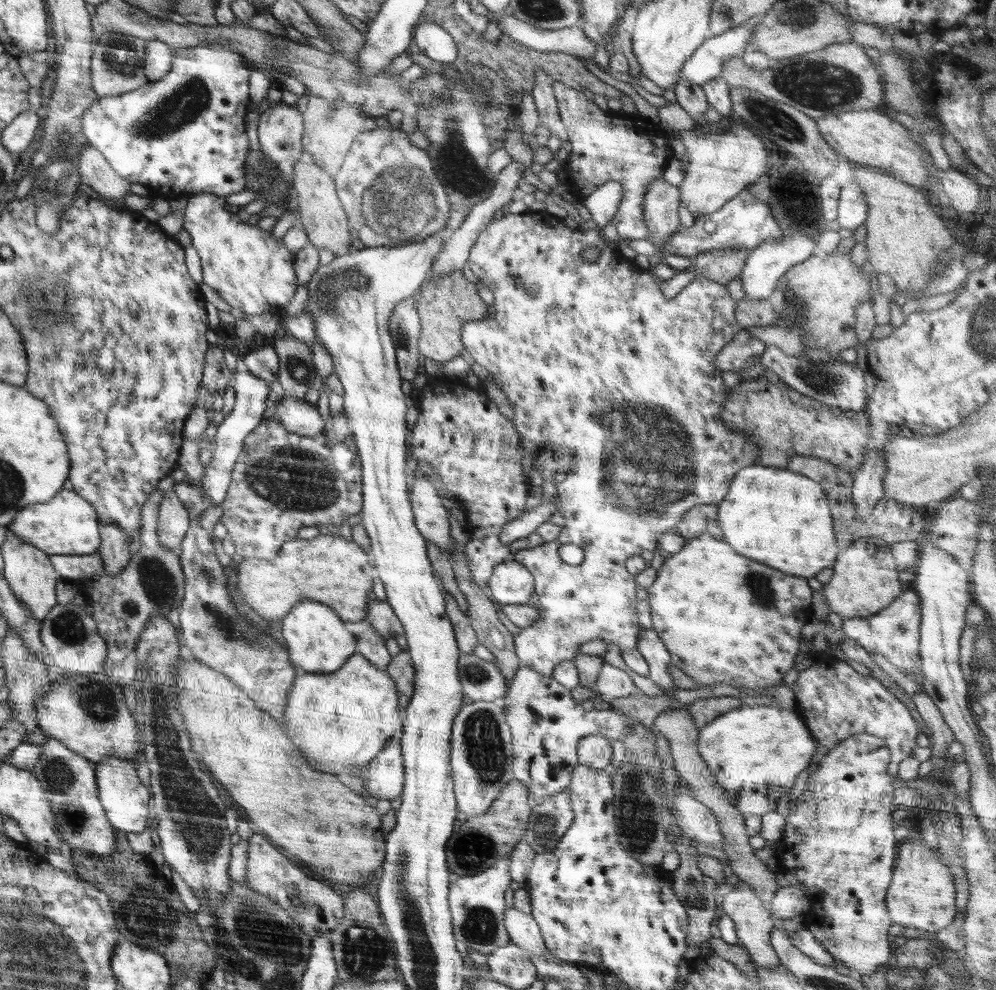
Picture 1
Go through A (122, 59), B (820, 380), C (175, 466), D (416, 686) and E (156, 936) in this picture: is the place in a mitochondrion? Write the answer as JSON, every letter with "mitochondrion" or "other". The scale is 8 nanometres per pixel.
{"A":"mitochondrion","B":"mitochondrion","C":"other","D":"other","E":"mitochondrion"}

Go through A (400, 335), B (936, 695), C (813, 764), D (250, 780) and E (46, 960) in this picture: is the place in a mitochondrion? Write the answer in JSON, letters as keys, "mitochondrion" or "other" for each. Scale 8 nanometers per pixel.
{"A":"mitochondrion","B":"other","C":"other","D":"other","E":"mitochondrion"}

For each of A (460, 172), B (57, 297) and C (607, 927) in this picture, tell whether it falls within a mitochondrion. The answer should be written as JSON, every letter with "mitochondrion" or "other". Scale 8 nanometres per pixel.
{"A":"mitochondrion","B":"mitochondrion","C":"other"}

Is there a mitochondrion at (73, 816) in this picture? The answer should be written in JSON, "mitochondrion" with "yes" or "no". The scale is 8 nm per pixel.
{"mitochondrion":"yes"}

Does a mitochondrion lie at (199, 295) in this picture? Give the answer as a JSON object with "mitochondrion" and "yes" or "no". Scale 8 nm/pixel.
{"mitochondrion":"no"}

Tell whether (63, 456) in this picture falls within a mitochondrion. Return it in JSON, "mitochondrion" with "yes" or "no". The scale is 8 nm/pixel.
{"mitochondrion":"no"}

